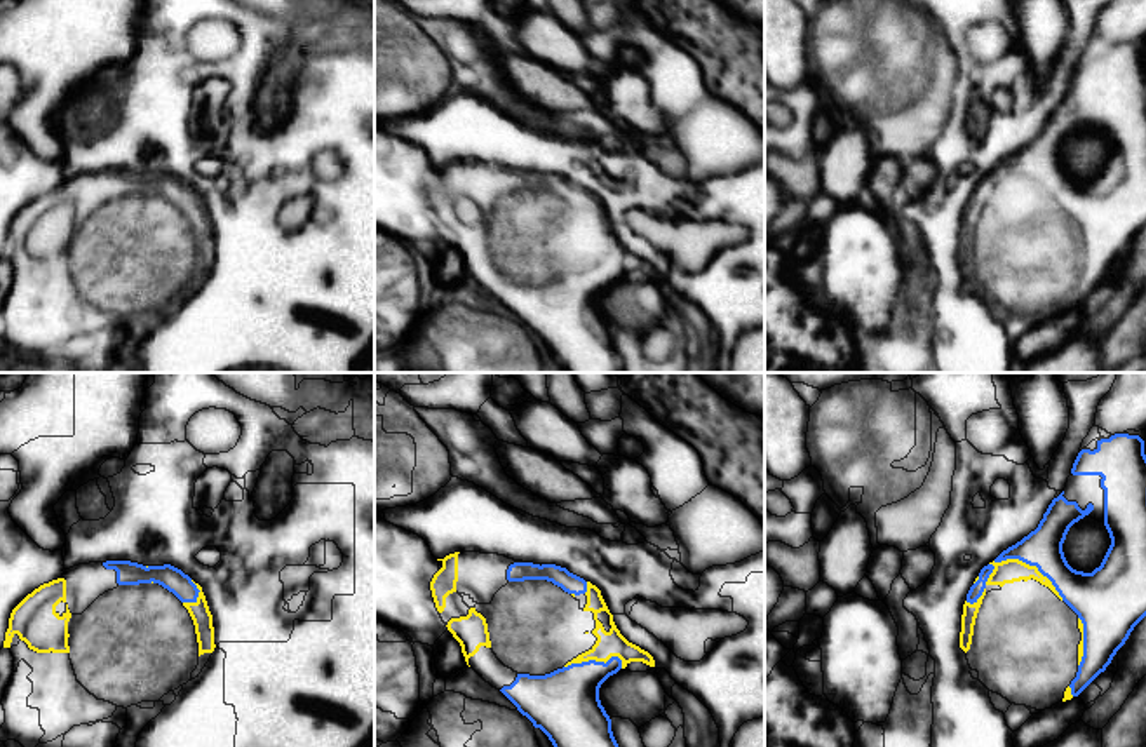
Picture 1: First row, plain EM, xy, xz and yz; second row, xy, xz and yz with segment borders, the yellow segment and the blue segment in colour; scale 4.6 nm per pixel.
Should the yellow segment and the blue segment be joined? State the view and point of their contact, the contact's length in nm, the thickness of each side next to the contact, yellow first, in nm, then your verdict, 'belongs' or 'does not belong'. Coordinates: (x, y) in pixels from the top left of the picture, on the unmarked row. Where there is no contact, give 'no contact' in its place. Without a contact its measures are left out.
contact yz (1028, 174); length 380 nm; calibres 110 and 180 nm; belongs

